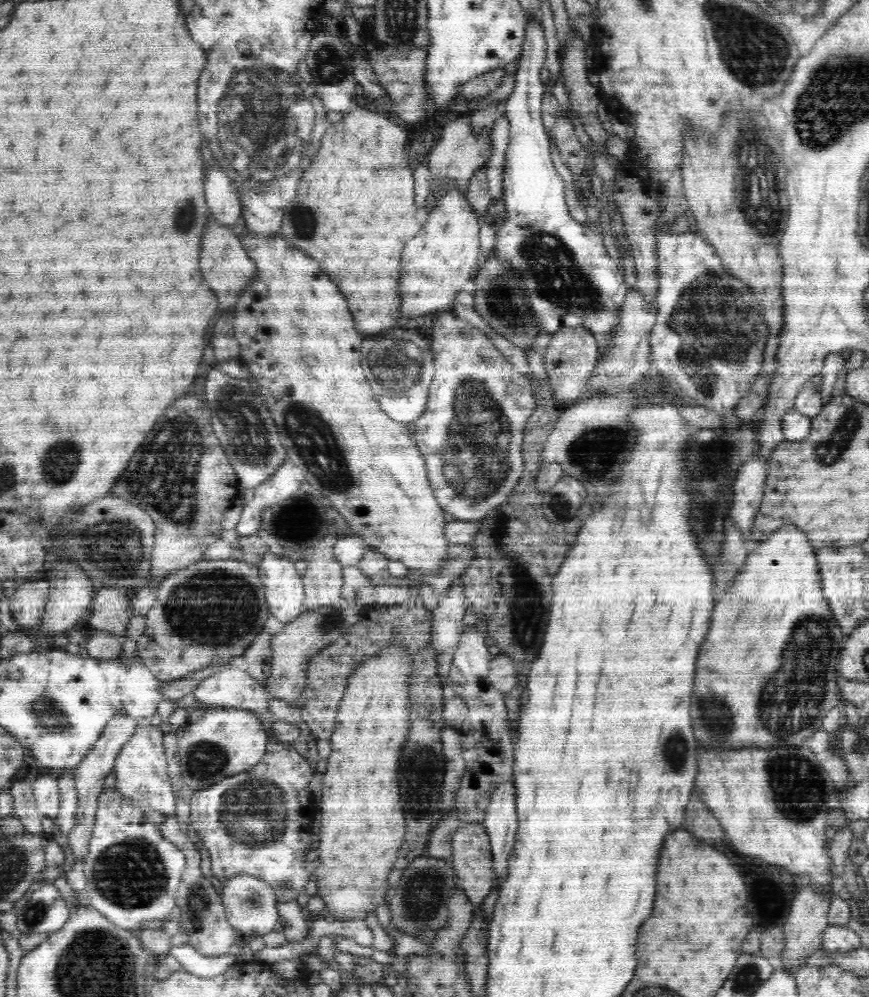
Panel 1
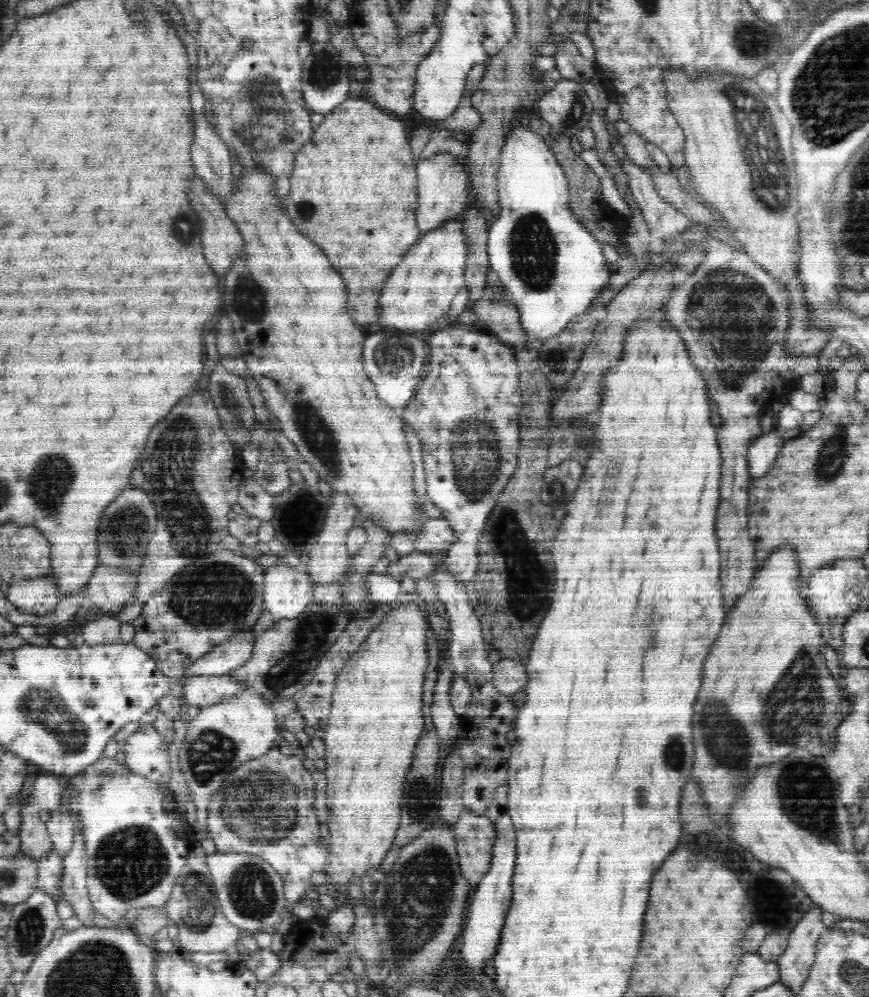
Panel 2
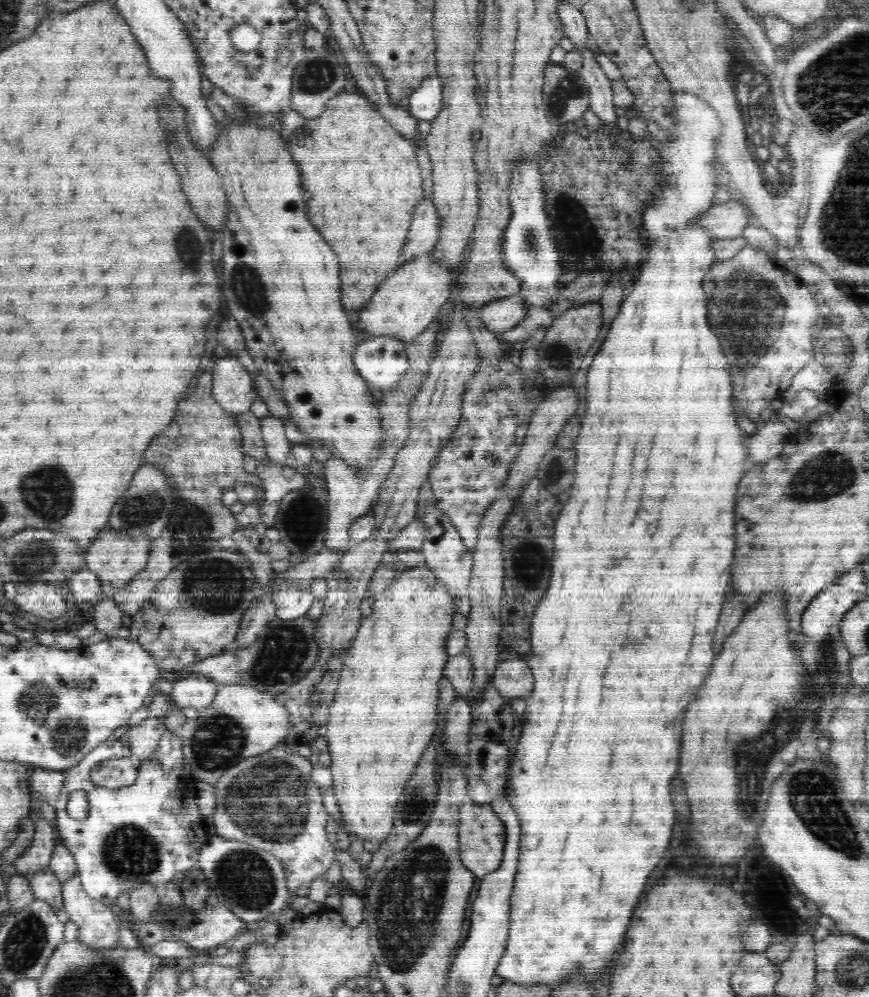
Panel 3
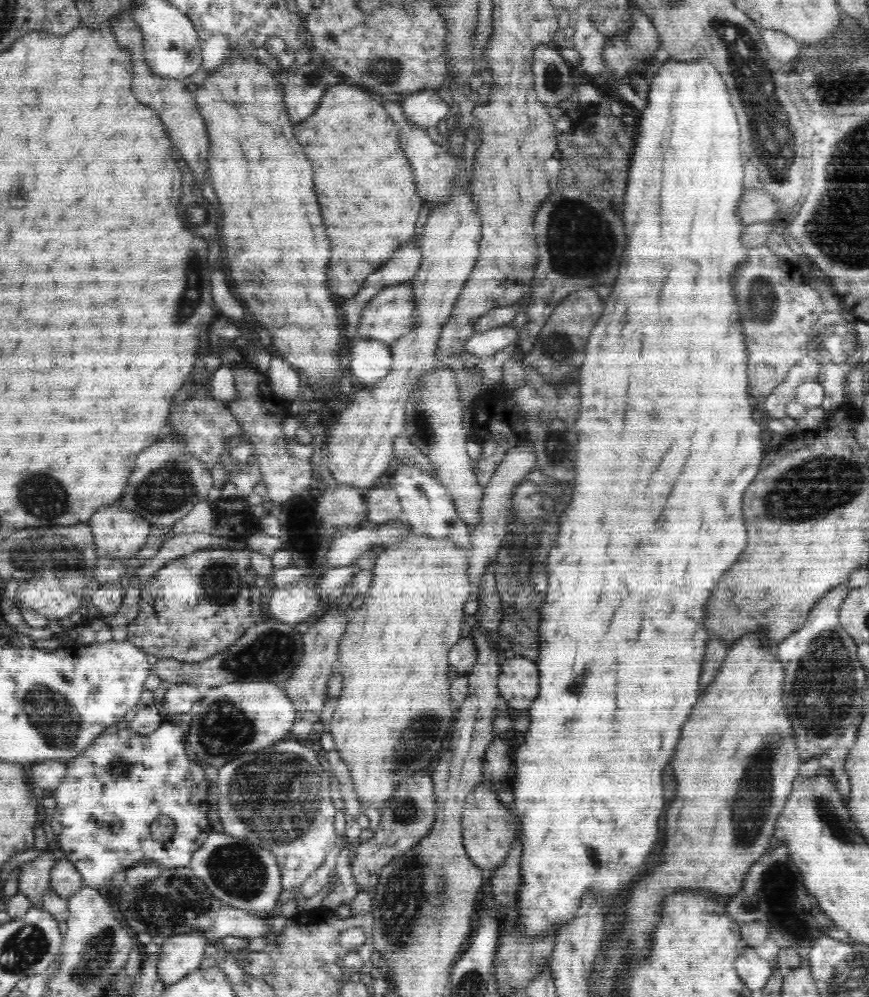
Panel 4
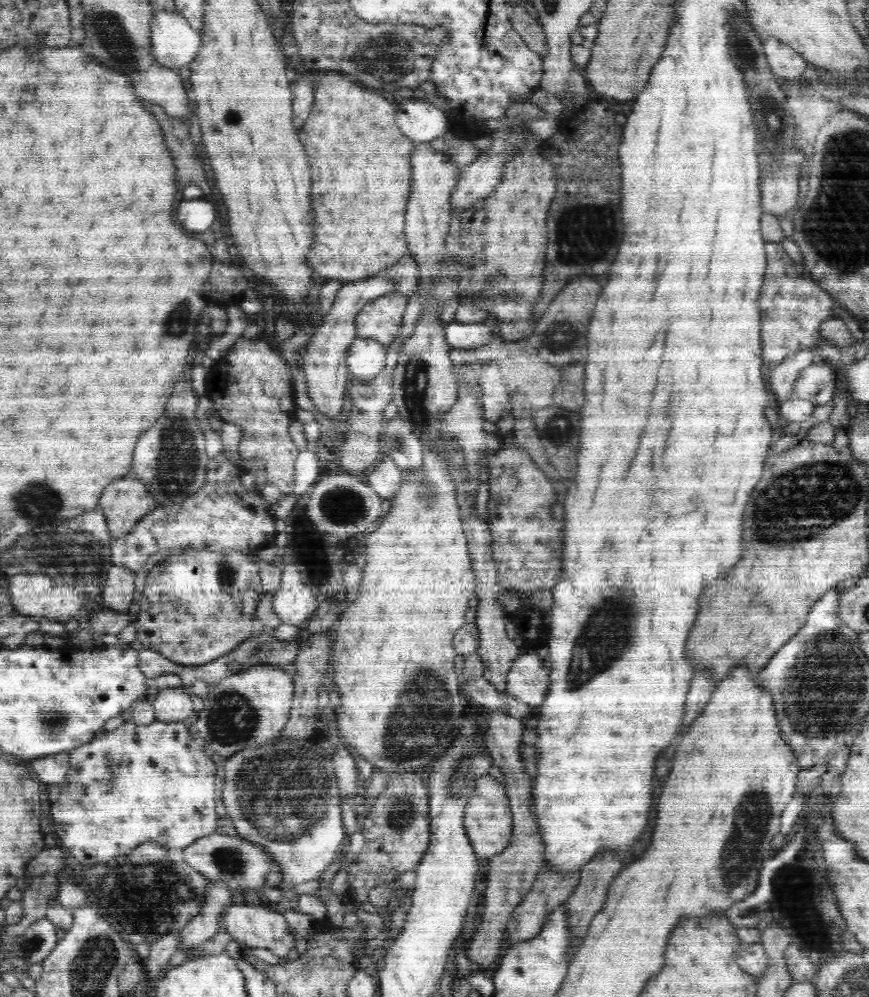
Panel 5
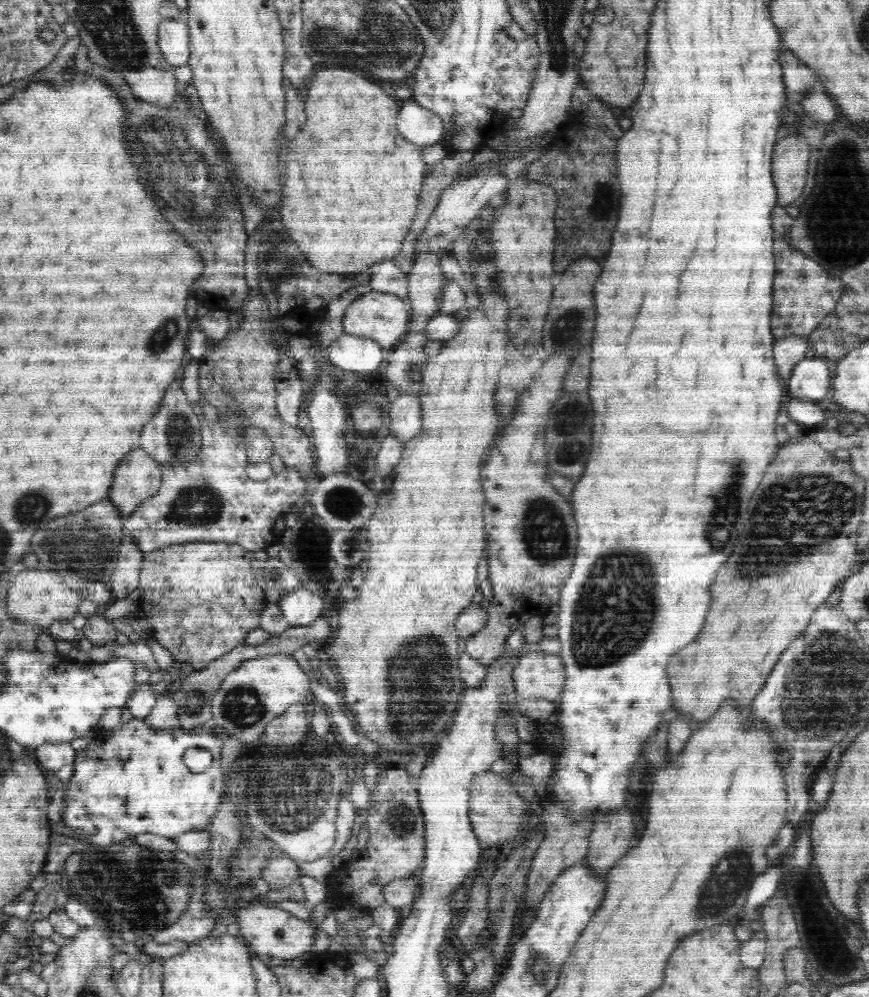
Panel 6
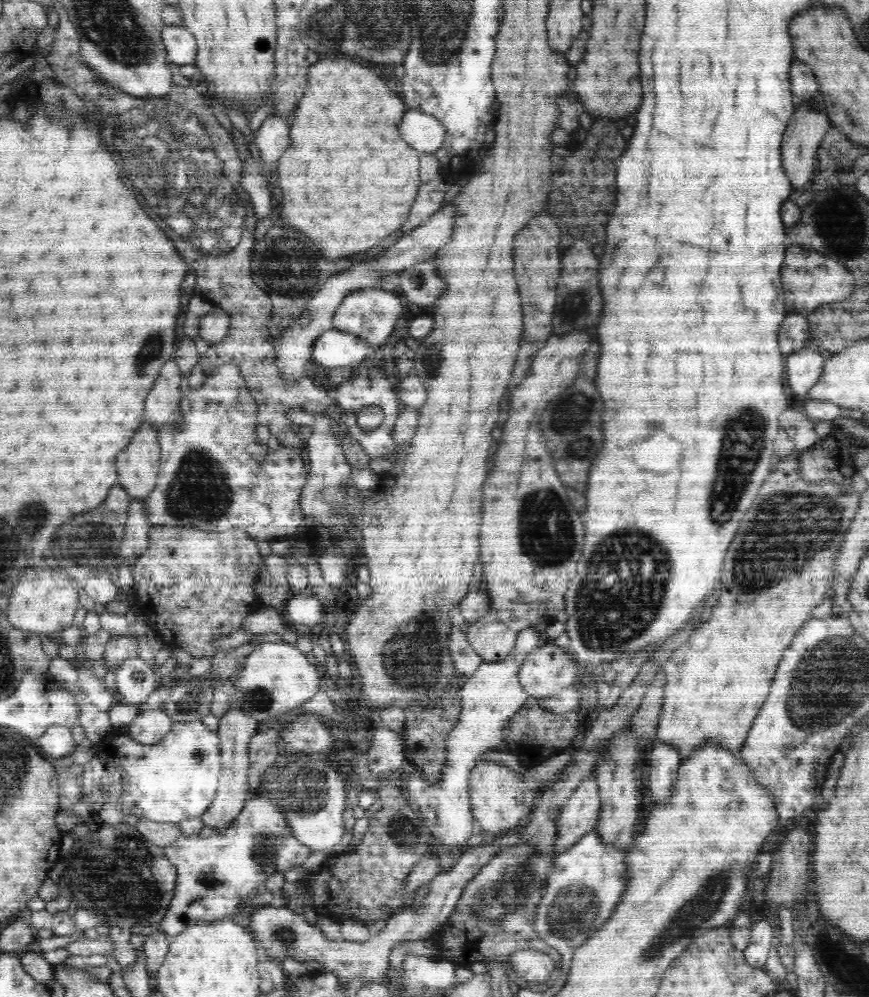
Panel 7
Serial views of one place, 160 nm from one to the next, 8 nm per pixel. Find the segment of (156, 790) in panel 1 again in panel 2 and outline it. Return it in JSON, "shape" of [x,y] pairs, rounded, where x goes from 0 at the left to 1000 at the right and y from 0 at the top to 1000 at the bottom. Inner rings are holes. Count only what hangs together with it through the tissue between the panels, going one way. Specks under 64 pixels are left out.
{"shape":[[[162,725],[160,731],[143,744],[146,769],[159,778],[170,778],[180,786],[196,782],[194,755],[189,741],[173,725]]]}

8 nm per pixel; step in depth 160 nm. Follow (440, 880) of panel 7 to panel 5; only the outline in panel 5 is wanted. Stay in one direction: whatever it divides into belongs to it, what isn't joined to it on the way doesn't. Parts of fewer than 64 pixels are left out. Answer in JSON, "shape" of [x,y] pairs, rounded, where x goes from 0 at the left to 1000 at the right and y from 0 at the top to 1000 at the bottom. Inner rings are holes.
{"shape":[[[272,903],[254,917],[255,925],[260,928],[260,936],[275,946],[282,946],[290,952],[307,951],[314,957],[327,961],[327,957],[338,949],[338,939],[334,937],[334,930],[329,927],[328,920],[320,915],[304,911],[304,906],[288,906]]]}

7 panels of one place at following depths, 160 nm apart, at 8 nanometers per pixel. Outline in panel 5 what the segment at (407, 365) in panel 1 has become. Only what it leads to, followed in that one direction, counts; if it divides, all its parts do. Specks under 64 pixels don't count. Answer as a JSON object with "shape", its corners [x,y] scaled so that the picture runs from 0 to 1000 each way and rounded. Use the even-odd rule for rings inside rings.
{"shape":[[[410,338],[398,353],[398,366],[404,379],[428,382],[443,368],[444,347],[433,340]]]}

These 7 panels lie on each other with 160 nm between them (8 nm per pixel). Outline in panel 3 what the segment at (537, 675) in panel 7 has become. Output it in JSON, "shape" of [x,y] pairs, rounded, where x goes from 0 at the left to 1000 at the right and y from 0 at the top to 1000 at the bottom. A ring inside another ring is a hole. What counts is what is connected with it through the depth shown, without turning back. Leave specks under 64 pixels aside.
{"shape":[[[598,660],[578,661],[570,670],[566,684],[575,697],[583,702],[610,697],[616,685],[611,670]]]}

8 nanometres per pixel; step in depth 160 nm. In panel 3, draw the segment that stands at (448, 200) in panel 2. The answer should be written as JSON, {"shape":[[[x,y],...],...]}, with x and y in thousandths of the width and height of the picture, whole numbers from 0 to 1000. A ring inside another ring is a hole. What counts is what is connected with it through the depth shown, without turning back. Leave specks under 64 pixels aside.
{"shape":[[[488,198],[478,207],[474,227],[463,253],[463,261],[495,255],[504,239],[506,239],[506,216],[502,216],[497,199]]]}

